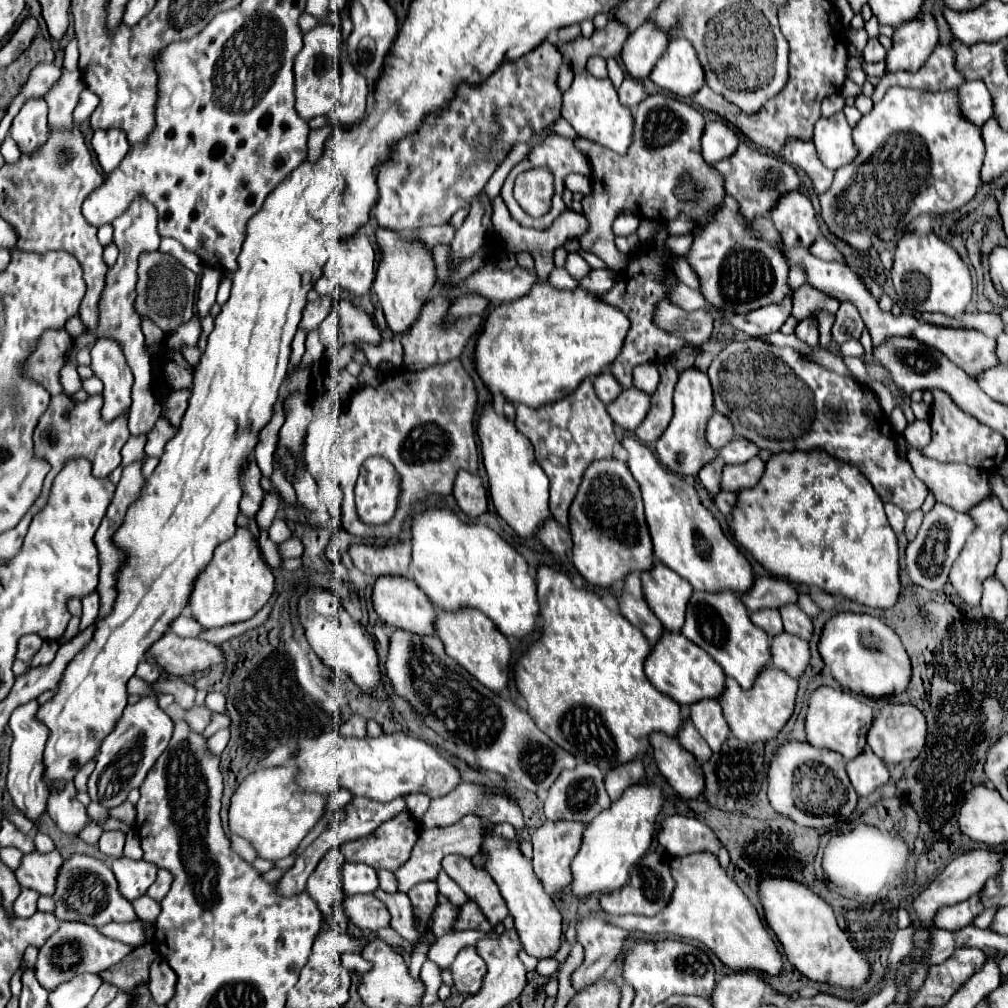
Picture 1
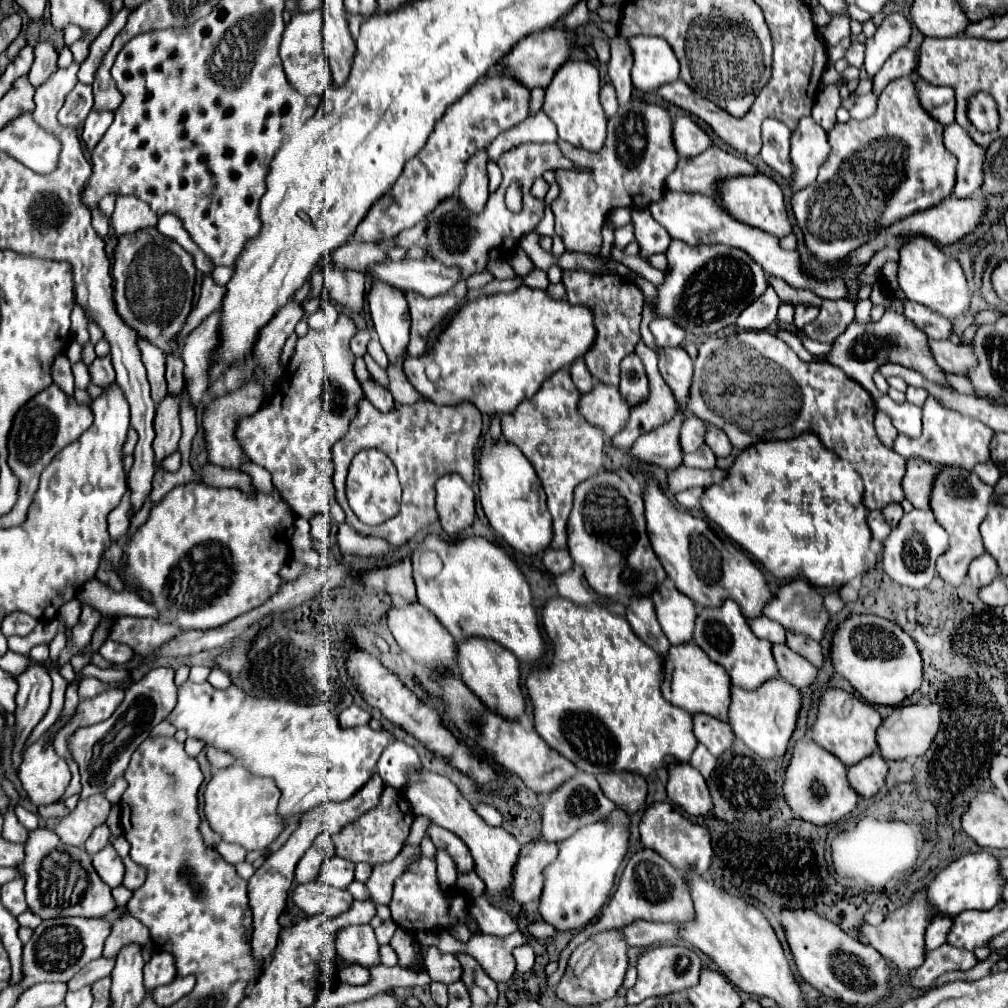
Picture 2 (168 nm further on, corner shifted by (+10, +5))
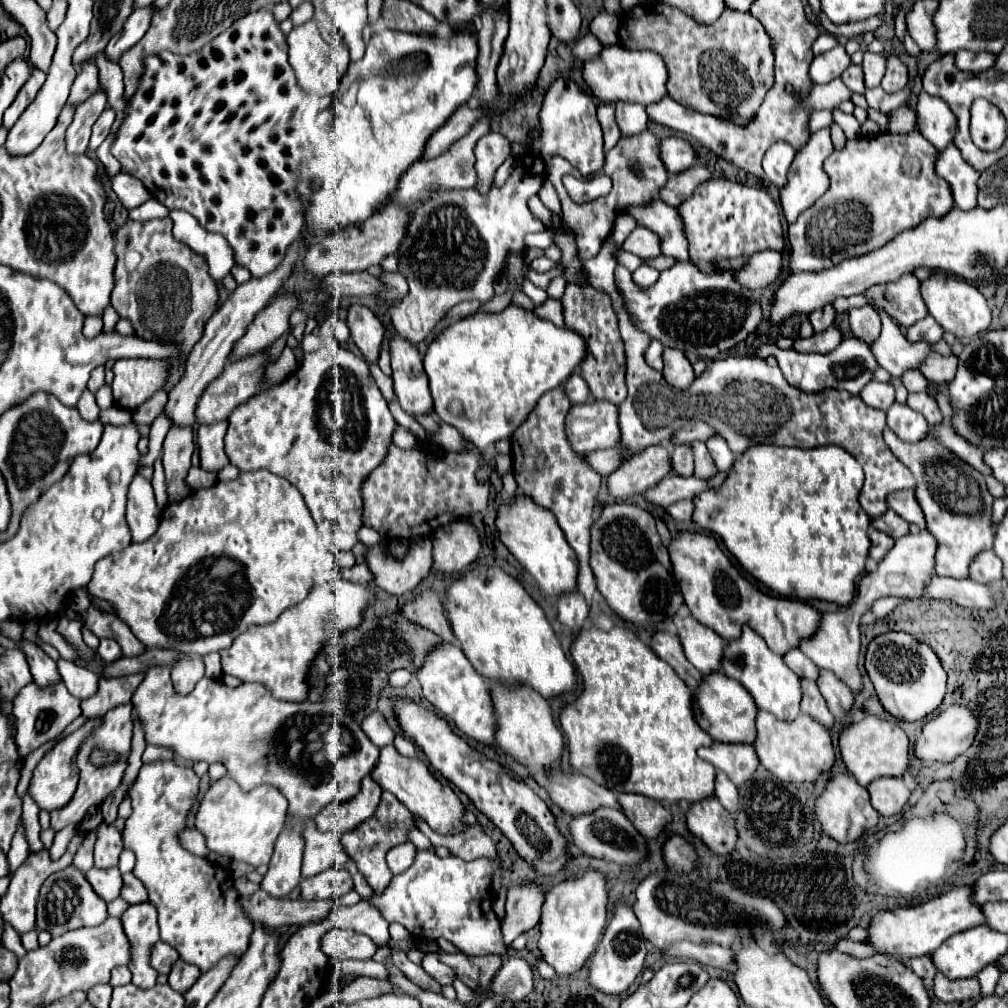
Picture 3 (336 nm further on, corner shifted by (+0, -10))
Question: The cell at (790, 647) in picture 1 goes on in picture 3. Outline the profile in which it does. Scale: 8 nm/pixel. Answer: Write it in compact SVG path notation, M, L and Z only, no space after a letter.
M801 679L801 691L803 691L803 699L801 699L801 711L811 715L815 721L819 721L825 727L833 725L833 715L827 707L827 701L823 699L821 691L817 689L815 681L811 679Z

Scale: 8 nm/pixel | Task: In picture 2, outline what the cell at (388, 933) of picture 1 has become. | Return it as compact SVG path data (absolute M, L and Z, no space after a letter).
M445 930L435 932L419 932L417 942L423 946L423 952L427 946L437 946L443 952L465 952L475 956L475 960L485 968L485 972L495 980L495 982L507 982L513 972L515 972L515 960L511 956L511 950L519 944L525 944L527 938L517 930L509 936L491 936L491 934L479 934L473 936L469 942L459 942Z

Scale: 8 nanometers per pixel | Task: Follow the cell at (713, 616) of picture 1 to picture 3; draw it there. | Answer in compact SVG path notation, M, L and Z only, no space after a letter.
M743 625L743 633L739 639L727 641L721 659L721 671L727 677L739 681L751 693L759 709L773 713L781 721L791 721L795 719L795 715L799 715L799 699L801 699L799 677L783 663L783 657L775 655L767 647L767 643L763 643L763 637L759 637L749 625Z

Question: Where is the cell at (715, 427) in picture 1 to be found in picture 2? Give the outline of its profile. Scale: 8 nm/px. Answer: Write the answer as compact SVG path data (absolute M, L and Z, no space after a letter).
M695 416L685 418L683 426L681 426L681 434L679 434L679 444L683 448L683 452L695 452L705 440L705 428L707 424Z

